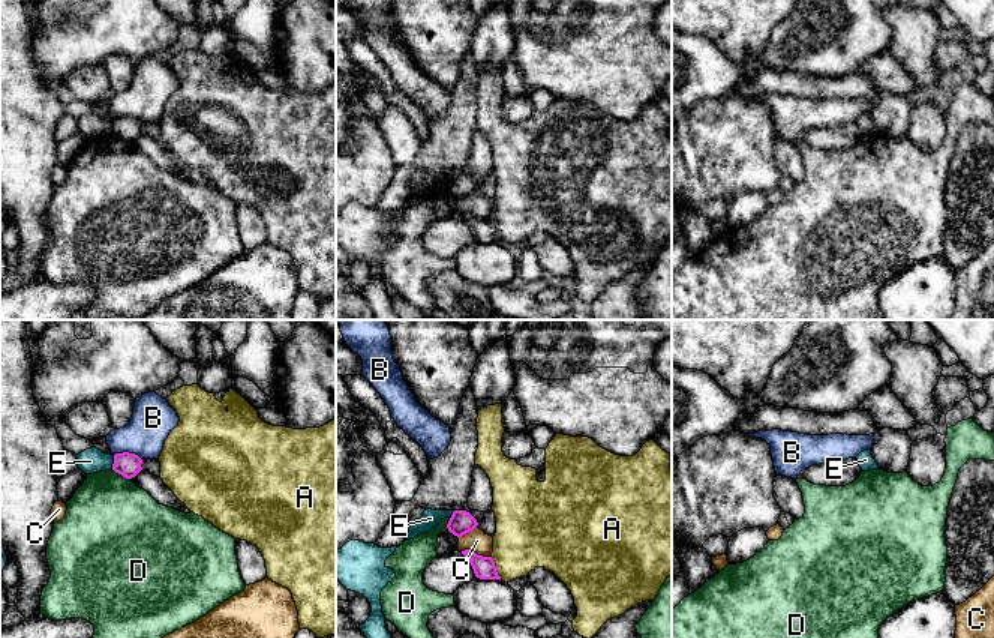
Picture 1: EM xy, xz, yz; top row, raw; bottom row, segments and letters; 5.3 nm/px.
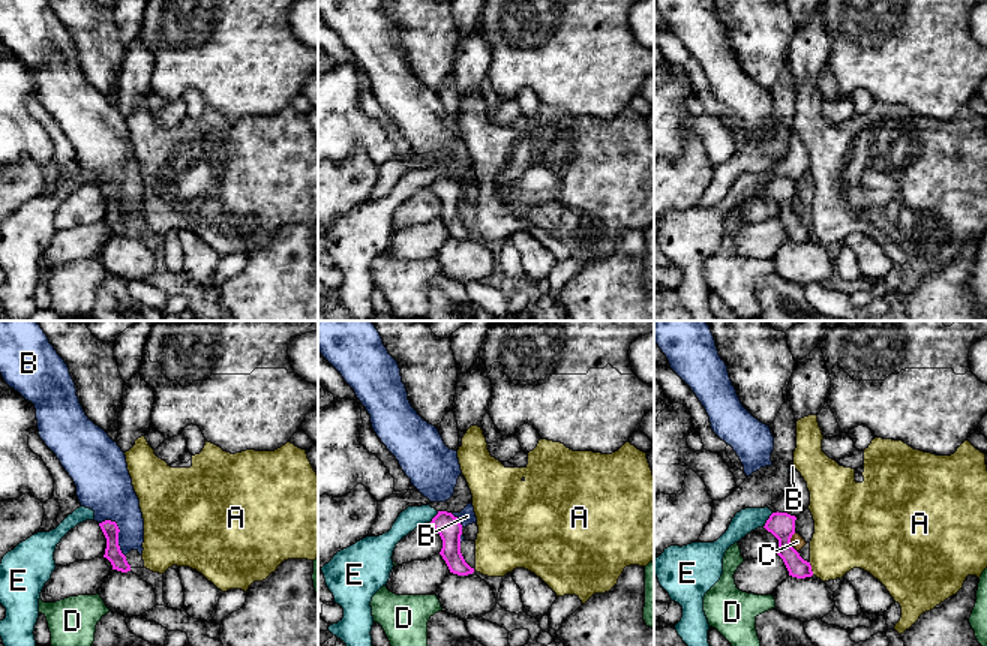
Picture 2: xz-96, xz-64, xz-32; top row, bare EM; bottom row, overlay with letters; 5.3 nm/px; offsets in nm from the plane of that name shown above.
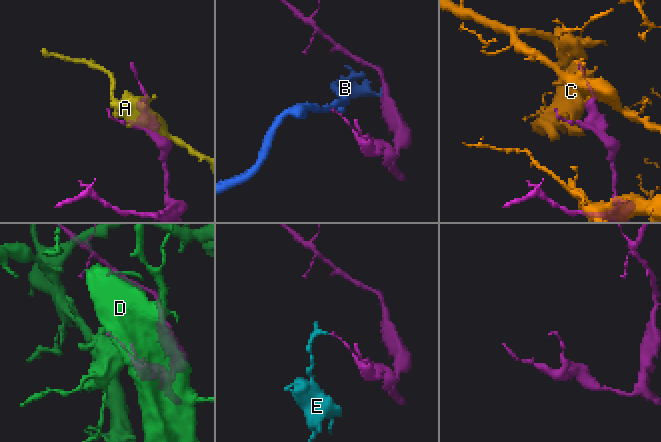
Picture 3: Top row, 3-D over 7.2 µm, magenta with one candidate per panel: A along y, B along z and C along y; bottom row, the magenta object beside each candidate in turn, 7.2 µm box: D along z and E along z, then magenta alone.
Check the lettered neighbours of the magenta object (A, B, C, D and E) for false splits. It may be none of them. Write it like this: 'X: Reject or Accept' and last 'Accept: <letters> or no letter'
A: Reject
B: Reject
C: Reject
D: Reject
E: Reject
Accept: no letter

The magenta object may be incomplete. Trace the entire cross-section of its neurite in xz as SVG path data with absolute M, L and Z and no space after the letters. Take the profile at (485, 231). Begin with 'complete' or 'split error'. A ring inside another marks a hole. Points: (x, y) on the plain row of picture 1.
complete; M469 213L462 215L462 218L469 224L477 242L501 243L501 240L496 236L496 230L492 221L478 219Z

